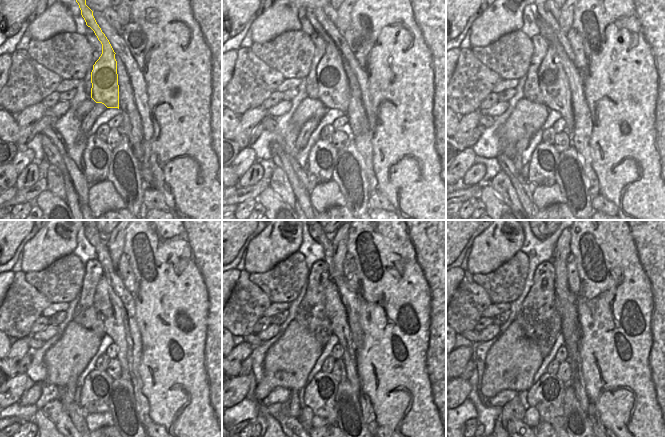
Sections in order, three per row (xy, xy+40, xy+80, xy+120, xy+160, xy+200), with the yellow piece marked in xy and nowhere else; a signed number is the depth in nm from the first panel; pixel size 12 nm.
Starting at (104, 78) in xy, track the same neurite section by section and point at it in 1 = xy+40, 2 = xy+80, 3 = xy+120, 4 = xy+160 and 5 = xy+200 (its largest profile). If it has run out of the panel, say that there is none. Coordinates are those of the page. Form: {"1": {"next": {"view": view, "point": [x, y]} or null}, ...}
{"1": {"next": {"view": "xy+40", "point": [333, 86]}}, "2": {"next": {"view": "xy+80", "point": [553, 82]}}, "3": {"next": {"view": "xy+120", "point": [107, 304]}}, "4": {"next": {"view": "xy+160", "point": [335, 310]}}, "5": {"next": {"view": "xy+200", "point": [576, 381]}}}

